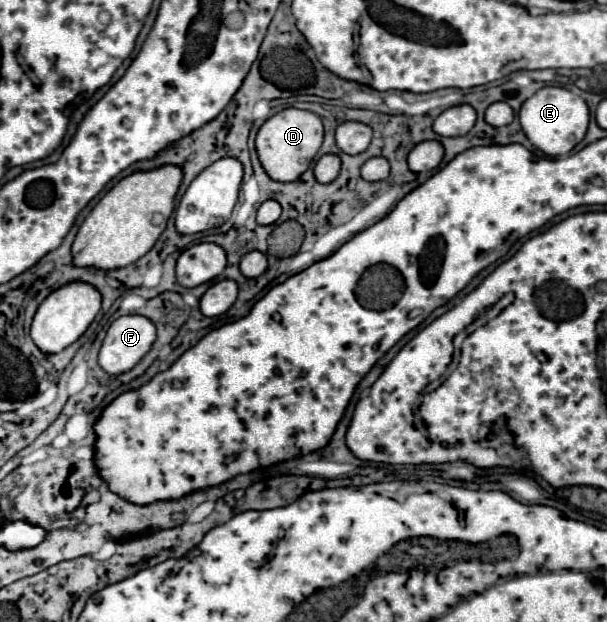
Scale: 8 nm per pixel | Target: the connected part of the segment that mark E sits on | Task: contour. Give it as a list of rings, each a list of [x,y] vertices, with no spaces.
[[[543,87],[523,103],[519,111],[519,123],[535,149],[543,151],[549,157],[559,157],[567,155],[585,137],[589,123],[589,107],[579,95],[571,93],[569,89]]]

